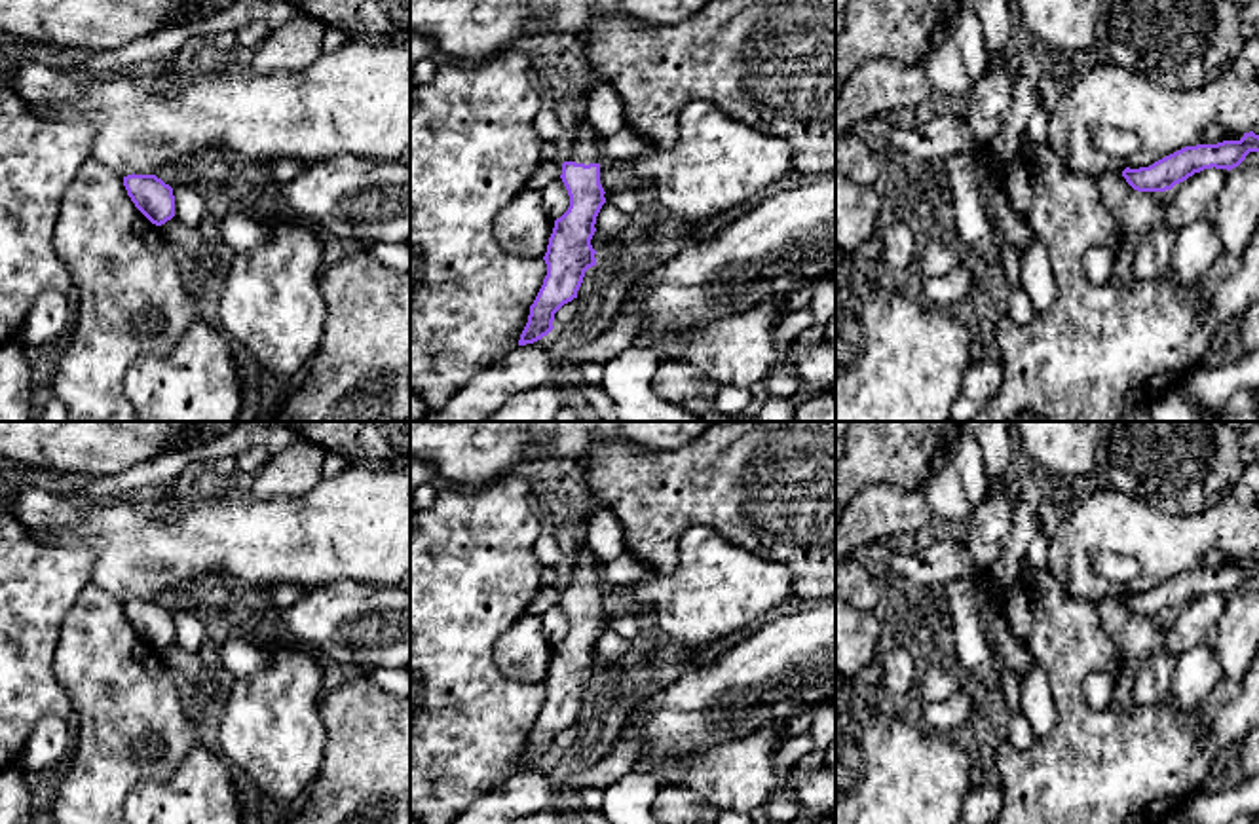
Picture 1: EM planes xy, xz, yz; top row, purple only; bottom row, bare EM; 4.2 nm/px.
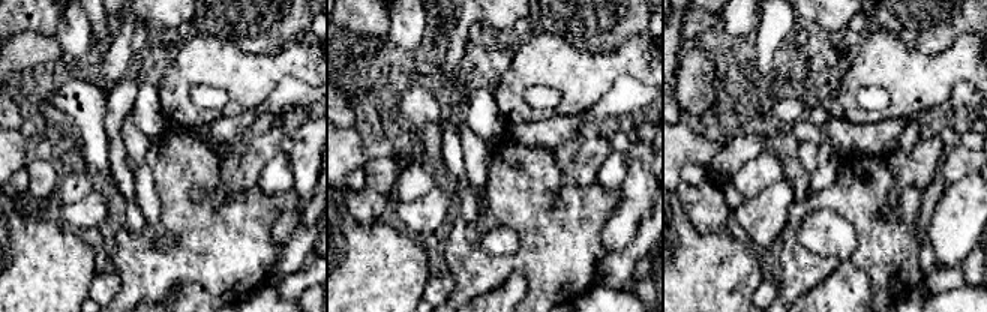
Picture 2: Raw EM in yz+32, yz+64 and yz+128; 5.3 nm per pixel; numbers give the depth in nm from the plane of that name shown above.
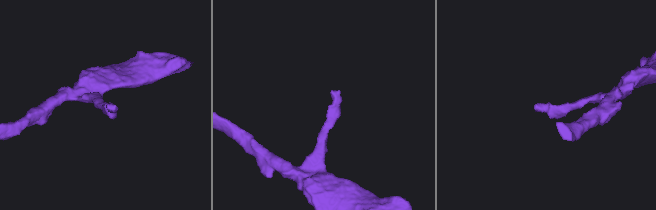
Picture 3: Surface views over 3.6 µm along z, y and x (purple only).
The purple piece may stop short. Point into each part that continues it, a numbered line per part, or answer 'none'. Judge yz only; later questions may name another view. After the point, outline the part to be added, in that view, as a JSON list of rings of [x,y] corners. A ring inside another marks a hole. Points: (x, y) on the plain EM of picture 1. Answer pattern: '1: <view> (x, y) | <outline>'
none

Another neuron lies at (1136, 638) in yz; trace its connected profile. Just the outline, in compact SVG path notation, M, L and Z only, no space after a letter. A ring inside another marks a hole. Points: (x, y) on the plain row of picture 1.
M1105 594L1098 602L1101 625L1118 651L1118 663L1124 668L1139 668L1162 649L1166 617L1137 617L1122 598Z

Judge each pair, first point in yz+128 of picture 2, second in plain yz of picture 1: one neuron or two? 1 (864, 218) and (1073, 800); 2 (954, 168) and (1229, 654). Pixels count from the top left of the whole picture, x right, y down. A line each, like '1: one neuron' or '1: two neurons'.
1: one neuron
2: two neurons

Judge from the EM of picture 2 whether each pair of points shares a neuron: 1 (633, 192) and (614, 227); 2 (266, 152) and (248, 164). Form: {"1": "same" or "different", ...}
{"1": "same", "2": "same"}

